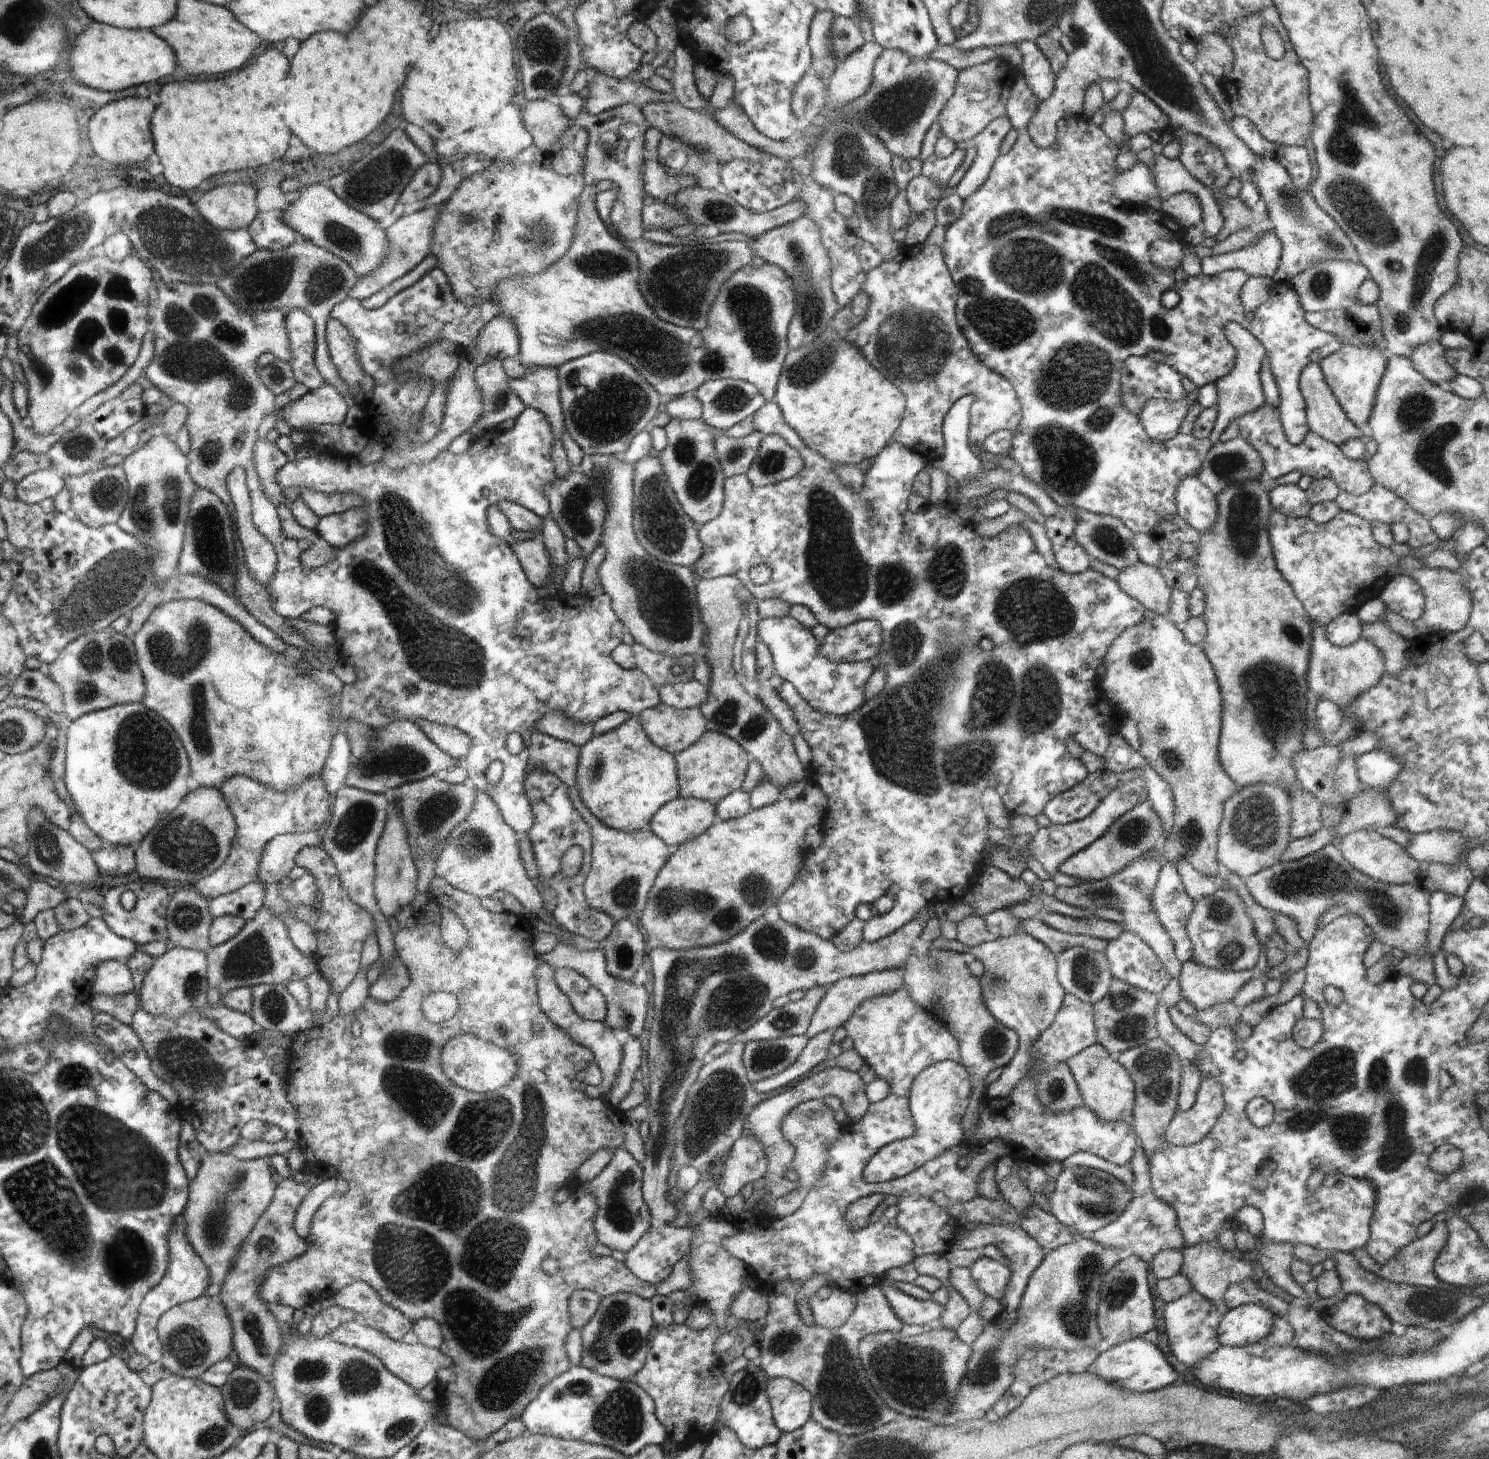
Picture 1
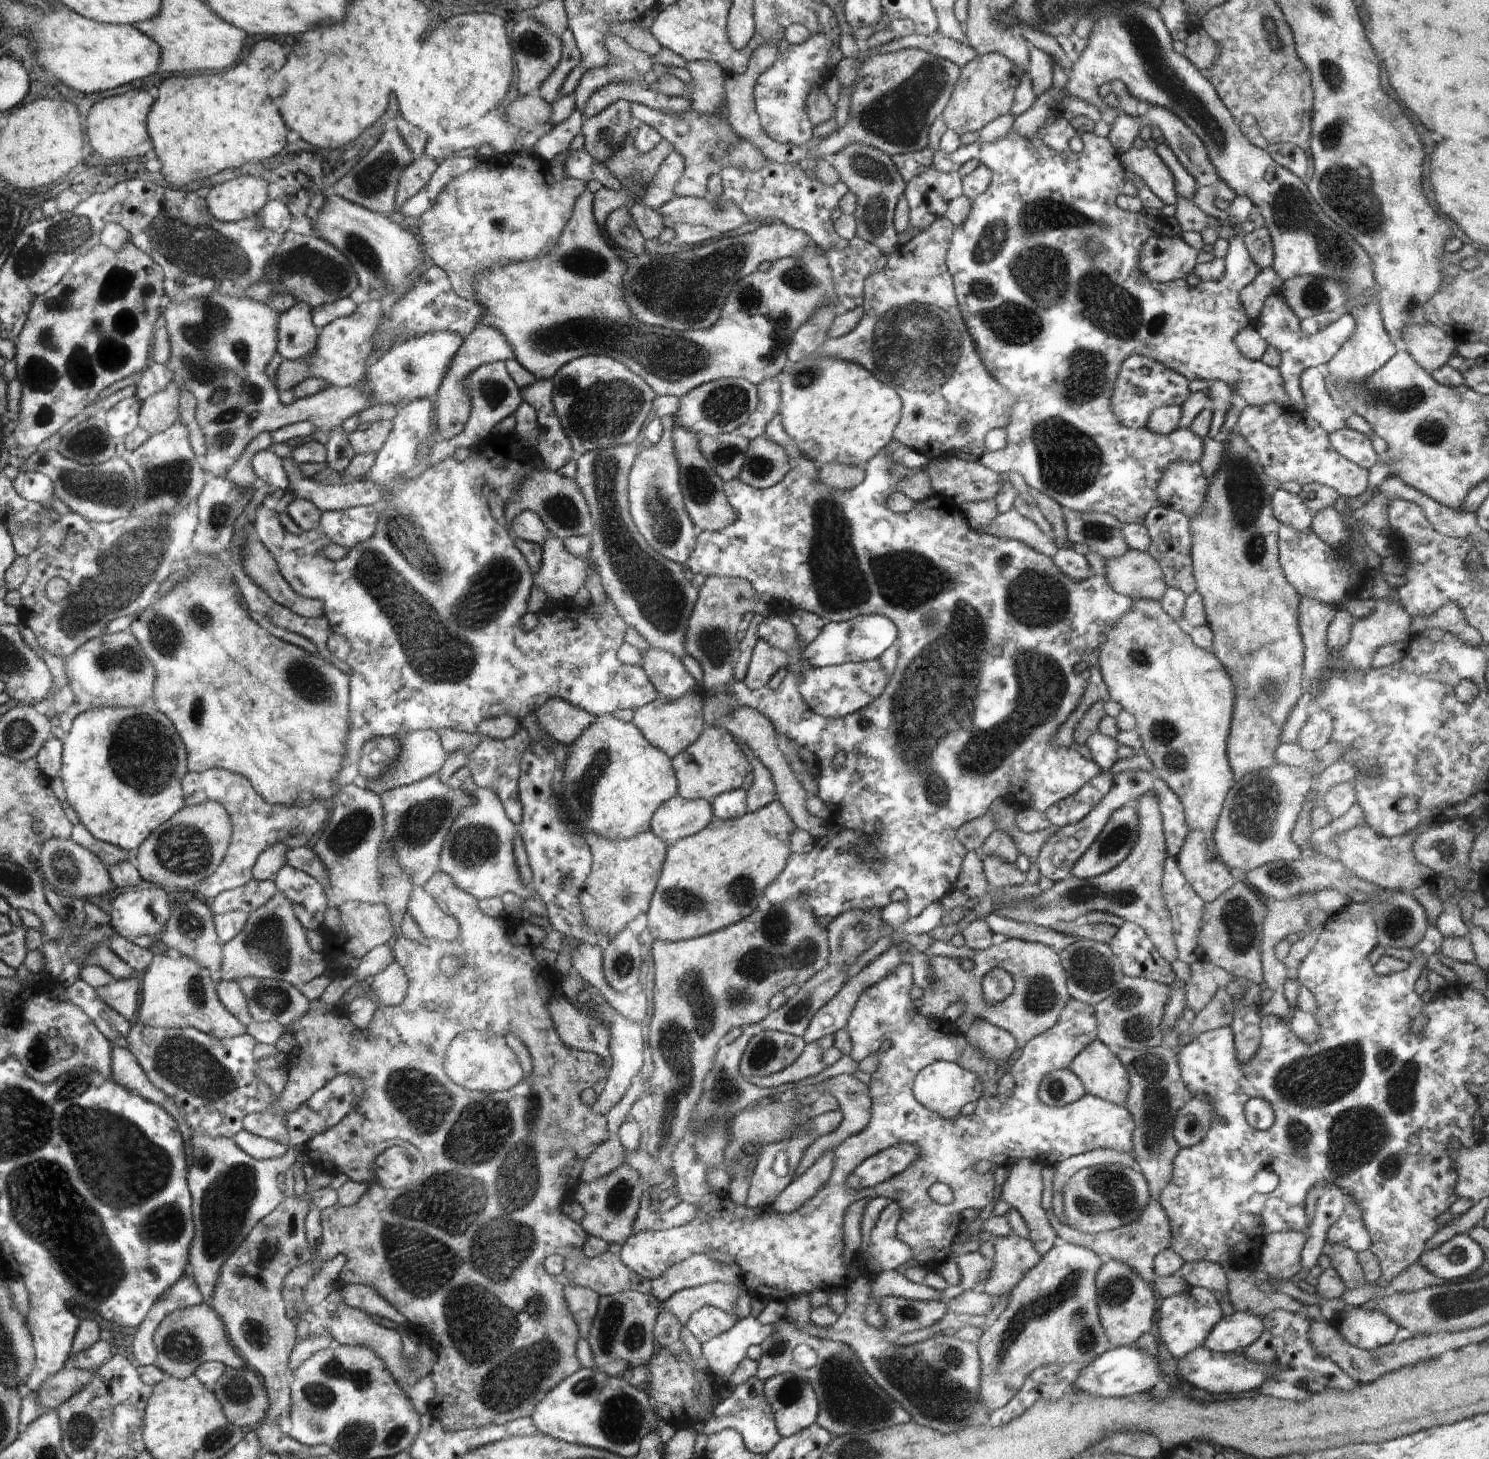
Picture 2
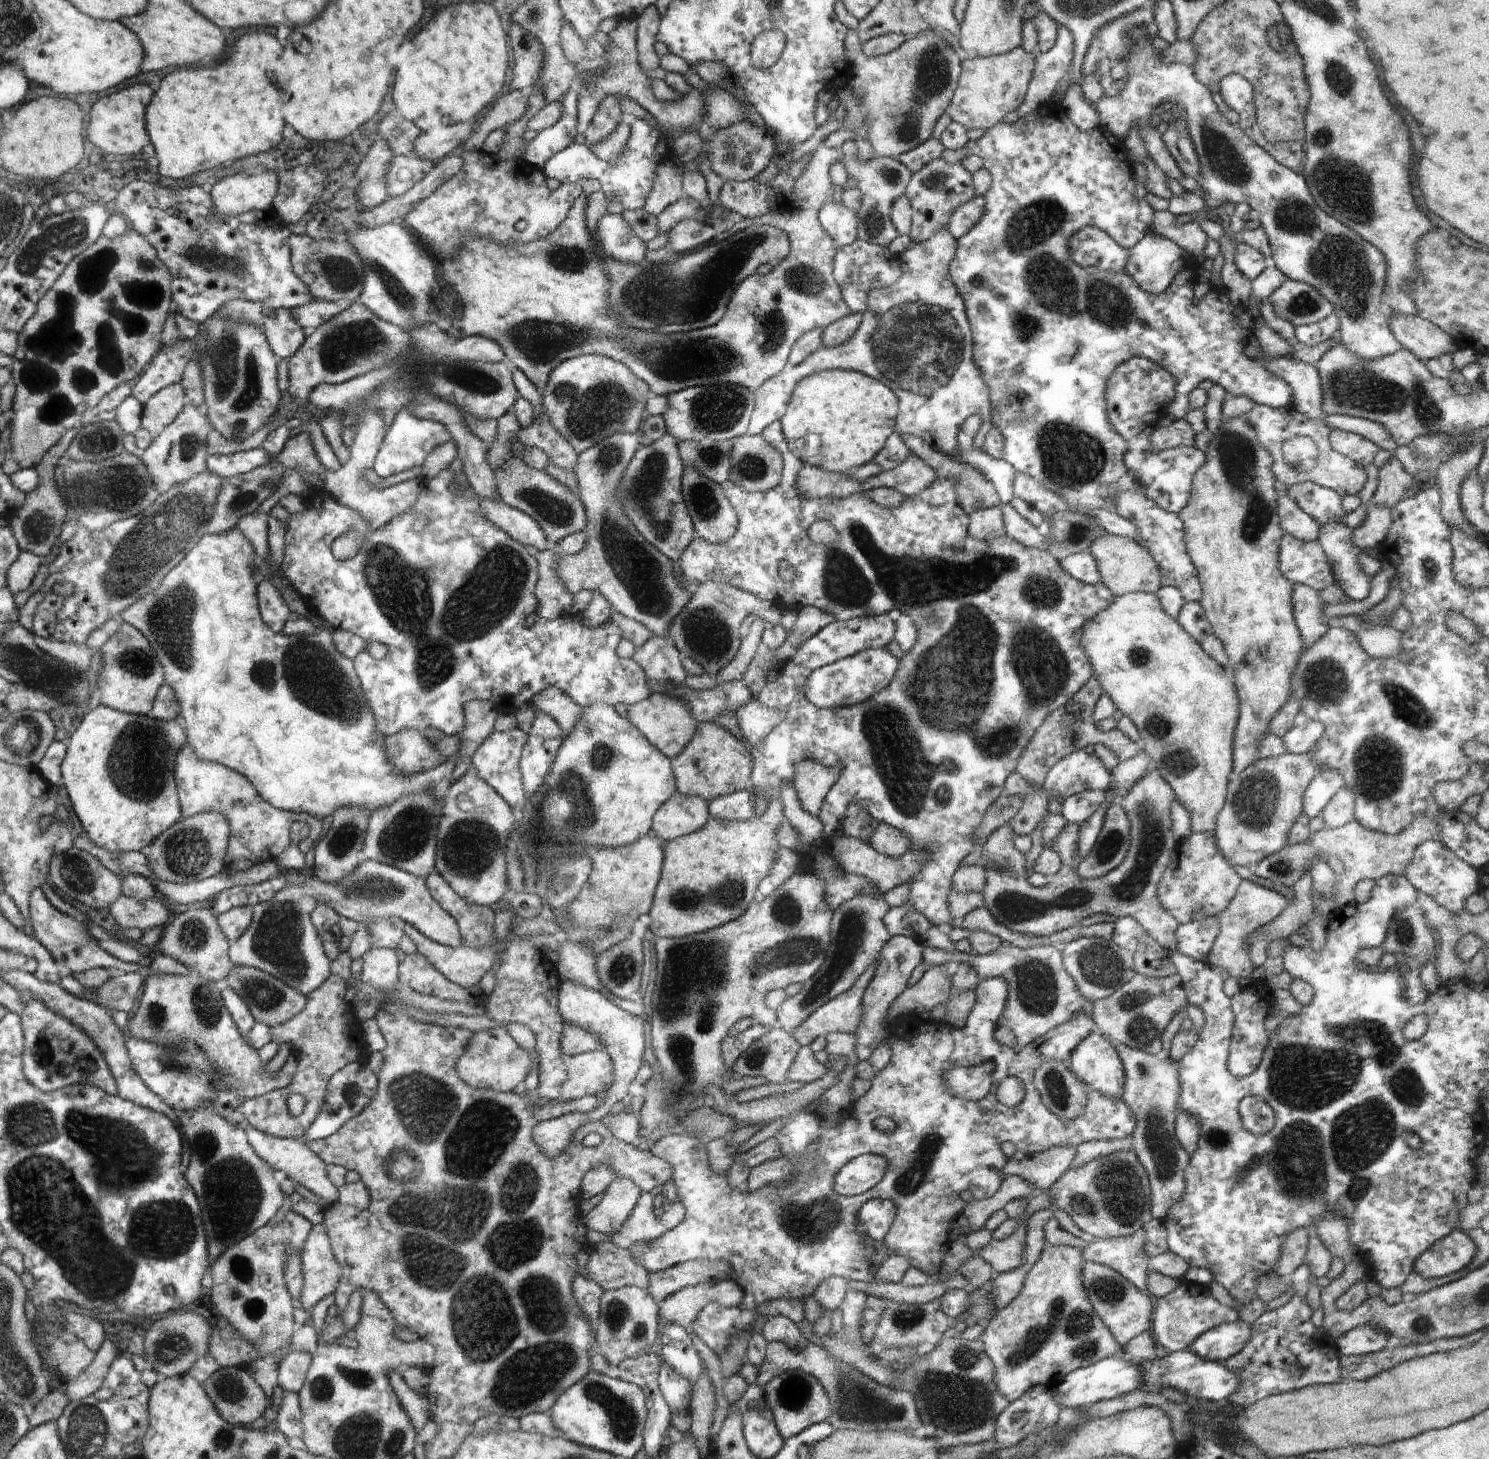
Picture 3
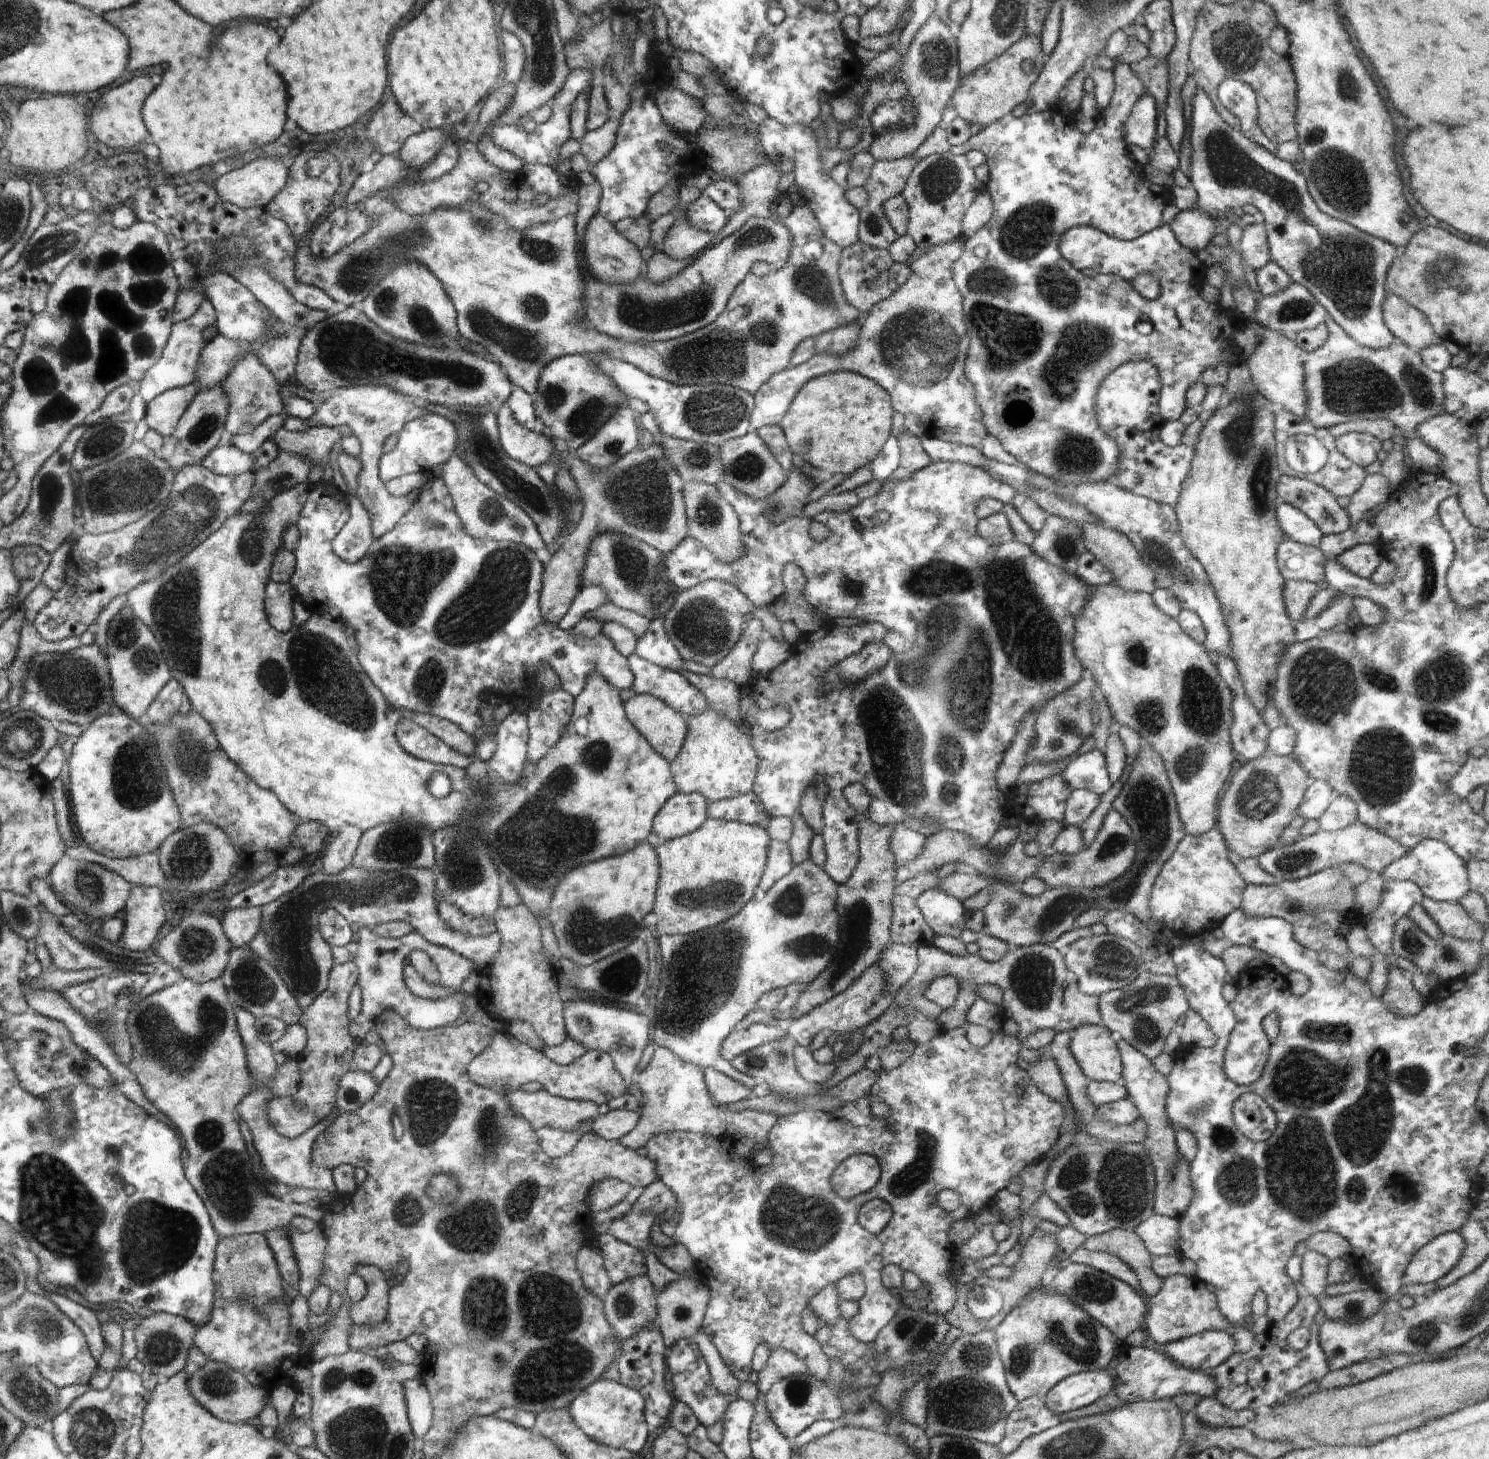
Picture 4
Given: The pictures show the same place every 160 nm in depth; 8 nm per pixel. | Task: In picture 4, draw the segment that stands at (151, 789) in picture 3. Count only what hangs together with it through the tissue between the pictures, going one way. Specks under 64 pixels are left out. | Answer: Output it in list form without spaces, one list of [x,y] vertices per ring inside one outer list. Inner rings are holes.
[[[115,709],[106,716],[98,716],[72,746],[72,754],[67,761],[70,766],[72,810],[82,839],[88,848],[98,854],[114,859],[128,859],[153,853],[174,832],[182,829],[181,810],[166,779],[161,754],[156,754],[156,746],[152,744],[150,734],[152,732],[143,721],[136,721],[122,710]]]

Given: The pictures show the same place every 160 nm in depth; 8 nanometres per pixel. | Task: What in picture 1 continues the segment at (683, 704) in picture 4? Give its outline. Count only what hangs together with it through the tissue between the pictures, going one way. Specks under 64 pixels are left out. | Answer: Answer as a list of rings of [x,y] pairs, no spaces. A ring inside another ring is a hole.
[[[974,395],[961,396],[946,413],[942,423],[945,451],[936,461],[935,467],[944,471],[952,481],[958,484],[975,480],[980,471],[984,471],[981,461],[970,450],[968,433],[970,410]],[[766,401],[752,418],[756,431],[761,431],[764,435],[777,434],[800,453],[803,460],[802,470],[792,478],[763,487],[753,485],[746,475],[726,478],[724,506],[720,515],[701,526],[702,540],[706,540],[706,556],[702,556],[702,560],[698,560],[694,568],[701,579],[735,576],[757,600],[772,598],[783,600],[789,605],[805,606],[812,611],[820,624],[829,629],[828,634],[817,641],[808,627],[791,616],[761,619],[757,626],[759,640],[770,651],[775,674],[785,680],[780,690],[783,702],[792,709],[799,732],[812,751],[812,760],[808,764],[808,780],[822,789],[827,796],[828,806],[822,822],[818,824],[823,835],[820,846],[808,850],[796,878],[783,892],[776,906],[780,918],[786,922],[820,938],[831,939],[855,917],[859,904],[877,901],[882,895],[889,894],[892,885],[896,885],[898,887],[894,906],[864,924],[863,940],[873,943],[908,924],[924,907],[939,902],[953,902],[956,894],[962,892],[964,884],[970,882],[970,876],[974,874],[974,863],[991,846],[987,835],[987,816],[981,805],[985,788],[993,788],[1000,795],[1008,813],[1015,812],[1016,815],[1035,818],[1043,812],[1048,801],[1086,778],[1089,770],[1079,758],[1068,752],[1067,739],[1072,736],[1078,742],[1109,742],[1110,733],[1122,733],[1122,728],[1129,724],[1128,713],[1112,707],[1102,695],[1097,668],[1104,664],[1108,647],[1120,633],[1143,619],[1145,608],[1139,600],[1126,594],[1117,580],[1112,580],[1092,568],[1080,574],[1070,574],[1051,567],[1036,550],[1033,538],[1023,526],[1011,526],[994,538],[984,538],[975,533],[972,521],[963,522],[954,513],[954,504],[951,502],[945,506],[929,504],[925,511],[911,513],[907,502],[912,494],[916,475],[924,468],[925,463],[917,453],[913,453],[903,444],[892,440],[885,446],[874,457],[874,462],[865,473],[860,492],[854,492],[839,478],[838,472],[834,470],[836,464],[805,445],[798,433],[786,424],[775,401]],[[758,564],[766,564],[772,570],[770,580],[761,585],[752,583],[748,575],[750,568]],[[982,638],[990,638],[994,642],[994,648],[984,651],[980,647]],[[878,665],[885,668],[886,686],[876,696],[865,700],[867,680]]]

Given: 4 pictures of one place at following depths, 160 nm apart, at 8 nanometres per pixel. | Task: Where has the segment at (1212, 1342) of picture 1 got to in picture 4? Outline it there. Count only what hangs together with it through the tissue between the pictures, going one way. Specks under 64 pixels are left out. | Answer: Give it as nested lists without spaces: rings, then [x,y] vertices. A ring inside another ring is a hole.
[[[1182,1274],[1168,1276],[1163,1280],[1161,1290],[1154,1297],[1148,1299],[1148,1314],[1144,1323],[1144,1330],[1158,1344],[1172,1344],[1182,1338],[1198,1335],[1208,1330],[1228,1332],[1236,1342],[1235,1352],[1246,1352],[1254,1341],[1253,1332],[1242,1326],[1234,1326],[1228,1318],[1222,1316],[1217,1304],[1217,1296],[1208,1290],[1207,1284],[1195,1277]]]

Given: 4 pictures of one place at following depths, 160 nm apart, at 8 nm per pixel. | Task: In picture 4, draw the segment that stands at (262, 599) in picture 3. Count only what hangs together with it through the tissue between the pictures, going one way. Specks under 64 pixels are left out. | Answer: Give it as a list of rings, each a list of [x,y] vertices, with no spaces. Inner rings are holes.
[[[430,477],[425,485],[420,489],[420,496],[415,501],[412,509],[400,518],[400,521],[390,532],[386,532],[380,538],[375,539],[368,552],[362,560],[356,563],[348,563],[341,560],[332,550],[332,540],[334,536],[342,530],[342,526],[350,518],[348,510],[347,495],[339,490],[332,481],[319,481],[308,487],[309,499],[302,508],[300,519],[298,520],[299,538],[296,548],[292,551],[294,554],[295,570],[288,584],[278,584],[270,581],[266,584],[265,589],[265,612],[268,614],[269,624],[277,629],[278,632],[287,633],[295,629],[293,626],[293,602],[299,599],[305,605],[318,604],[318,610],[322,608],[325,613],[330,614],[334,621],[352,626],[355,632],[355,638],[358,642],[357,654],[360,658],[361,668],[368,674],[373,684],[381,690],[383,696],[396,708],[396,710],[418,712],[438,716],[448,722],[456,724],[460,730],[468,735],[474,734],[478,728],[482,728],[482,700],[486,700],[486,692],[493,692],[500,697],[507,699],[513,692],[523,688],[525,680],[534,680],[538,678],[538,672],[546,668],[546,664],[554,670],[554,673],[560,678],[561,687],[568,692],[572,698],[579,696],[585,688],[590,676],[594,672],[602,674],[602,677],[613,685],[618,692],[631,690],[634,680],[636,679],[633,670],[630,669],[629,660],[617,652],[616,646],[608,636],[600,633],[594,638],[579,636],[578,632],[566,631],[566,628],[559,628],[558,624],[547,624],[545,617],[542,616],[541,610],[538,610],[538,596],[542,591],[542,564],[534,558],[534,552],[530,552],[524,544],[516,544],[508,540],[479,540],[477,537],[470,536],[462,525],[461,518],[458,517],[456,506],[453,505],[452,494],[449,493],[448,486],[440,478]],[[424,522],[430,522],[431,528],[424,525]],[[406,552],[406,556],[404,556]],[[406,560],[410,564],[410,570],[416,568],[412,574],[406,574]],[[430,592],[432,592],[432,602],[430,602]],[[308,600],[308,603],[307,601]],[[312,600],[312,601],[311,601]]]

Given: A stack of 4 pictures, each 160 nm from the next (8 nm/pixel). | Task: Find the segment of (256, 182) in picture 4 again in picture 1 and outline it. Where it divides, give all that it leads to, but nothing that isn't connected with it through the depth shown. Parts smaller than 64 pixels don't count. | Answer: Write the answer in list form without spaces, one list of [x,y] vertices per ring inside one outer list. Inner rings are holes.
[[[227,183],[207,192],[195,204],[198,212],[216,228],[246,229],[257,218],[256,186]]]

